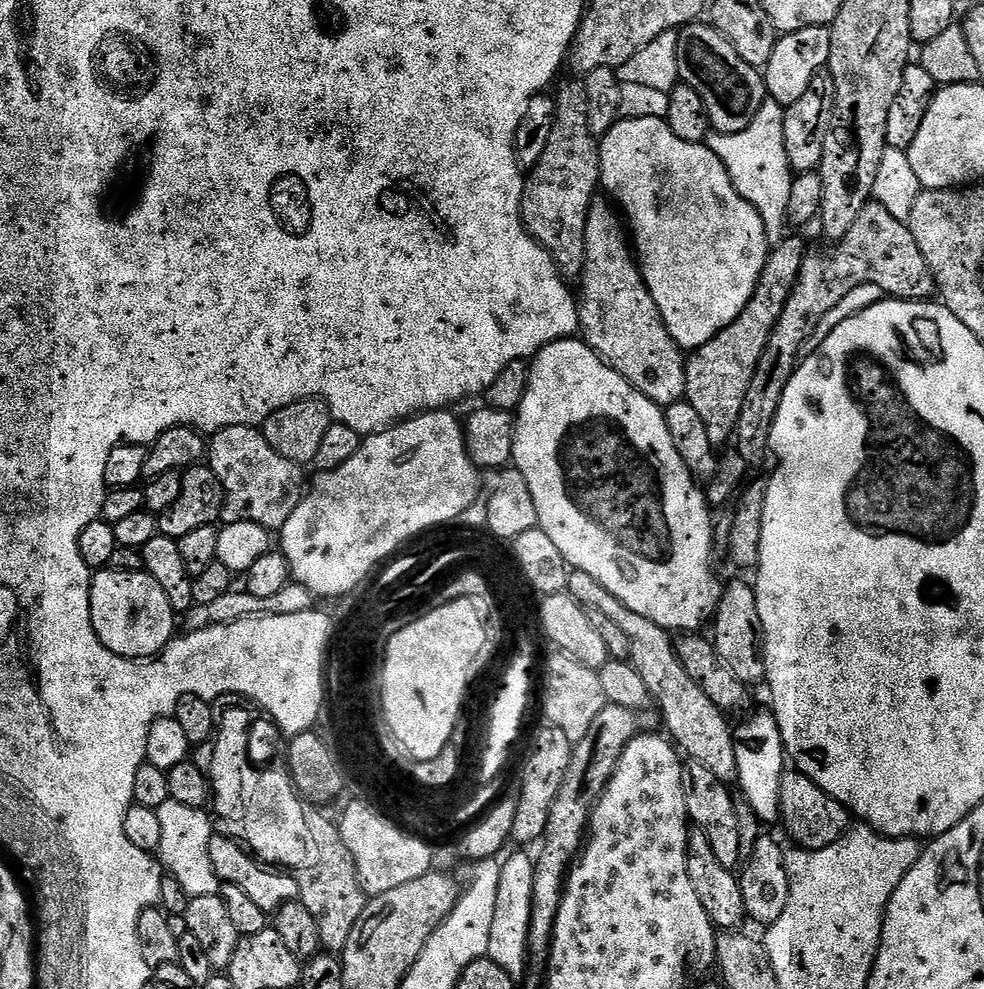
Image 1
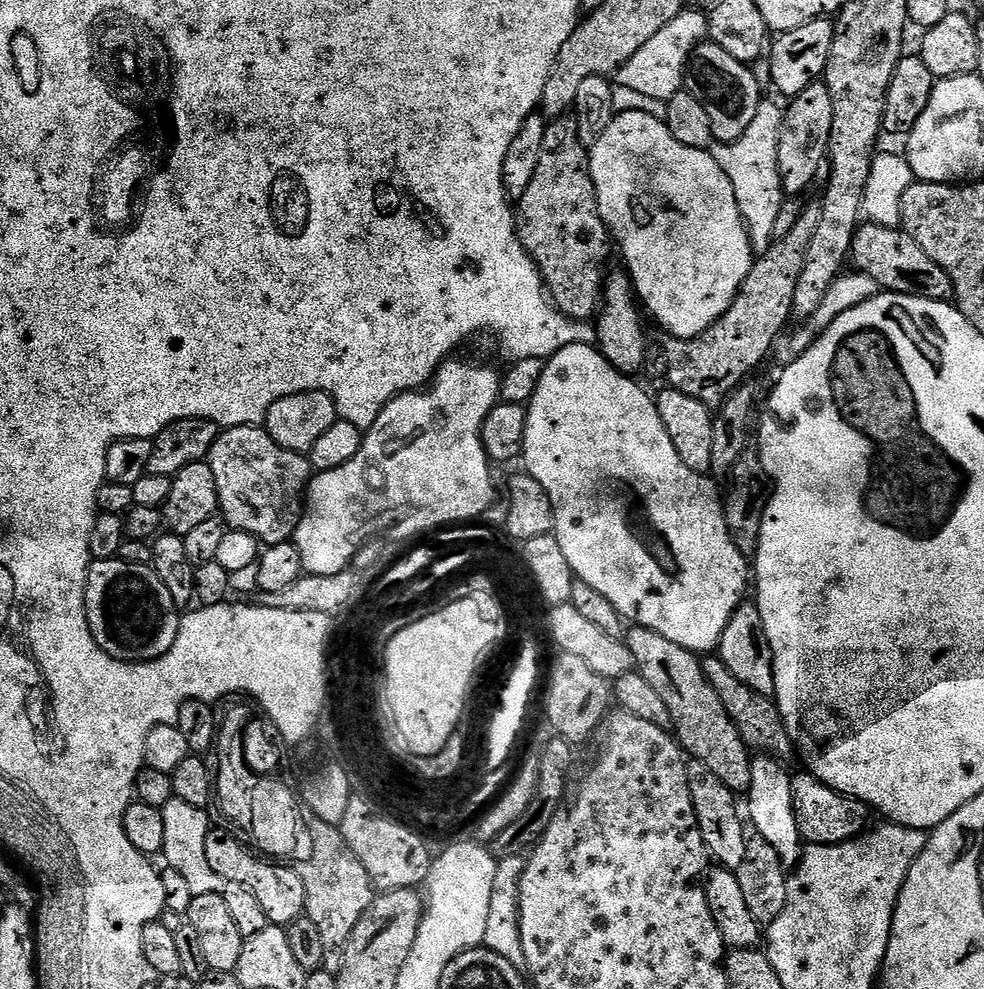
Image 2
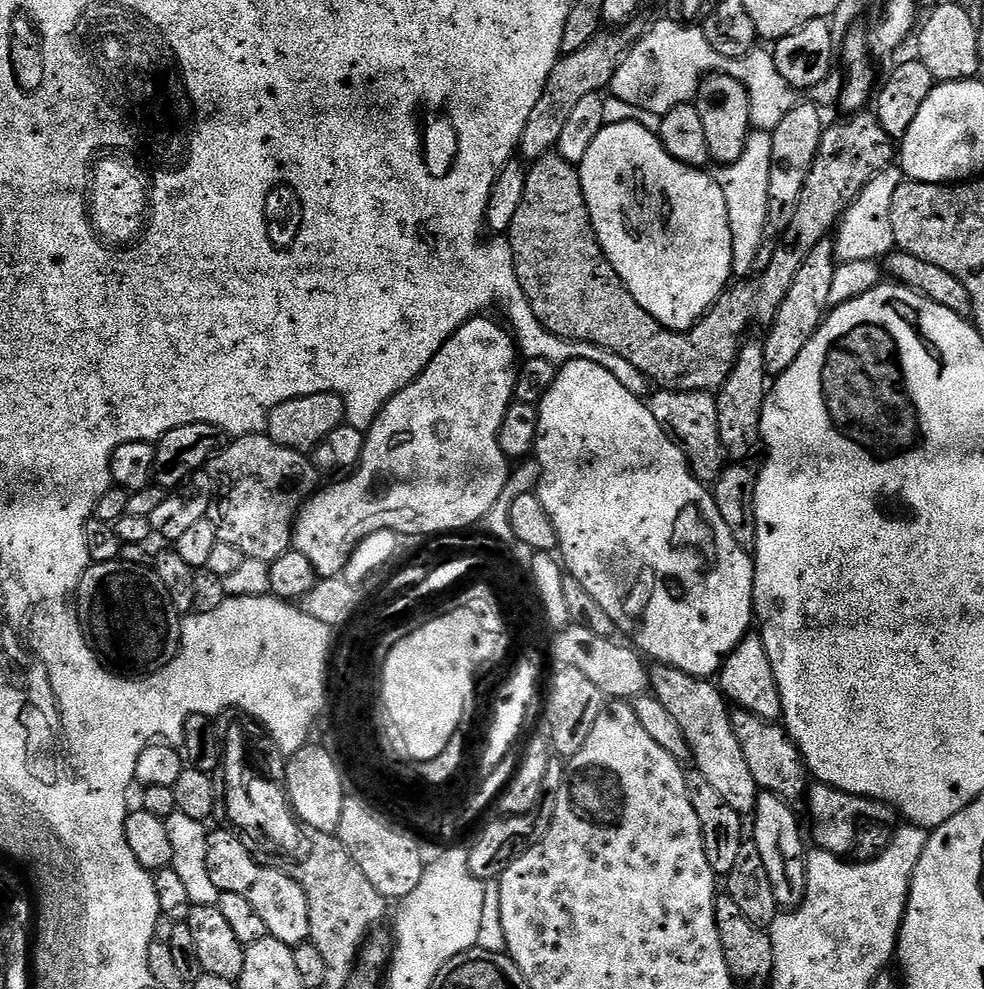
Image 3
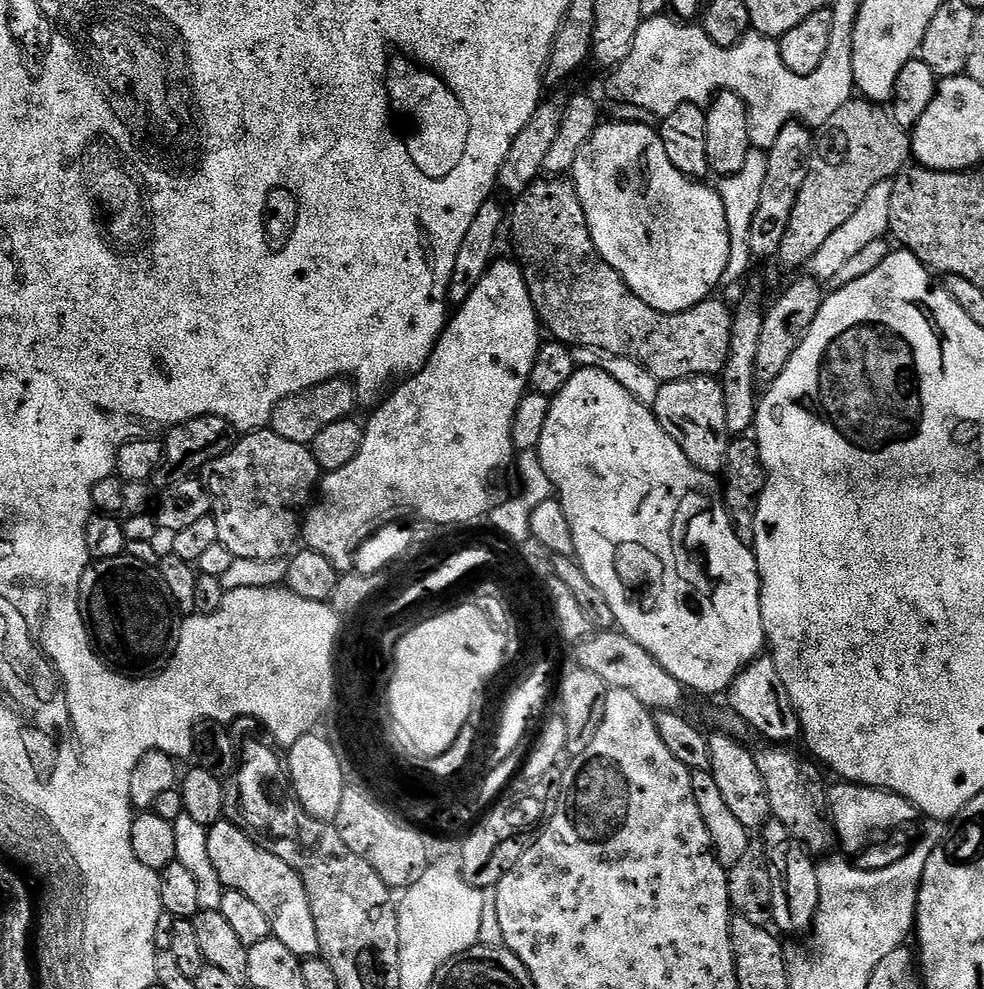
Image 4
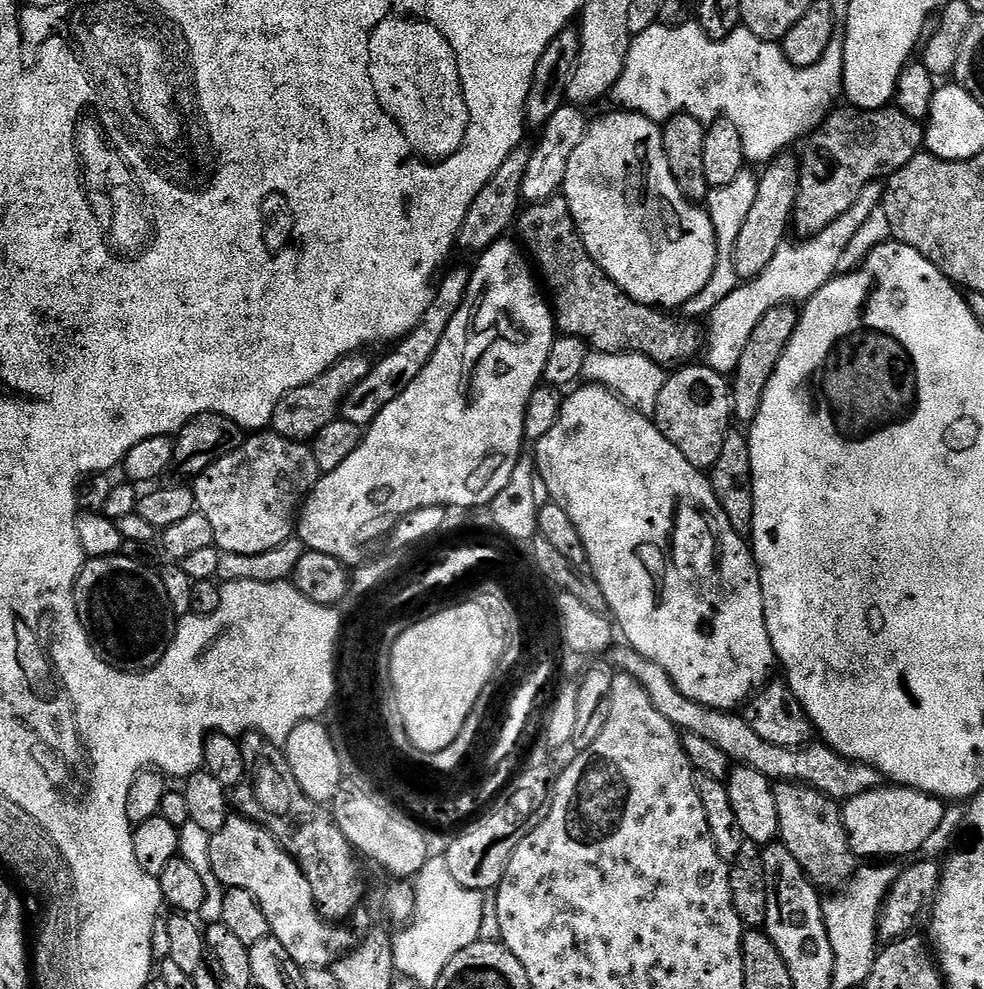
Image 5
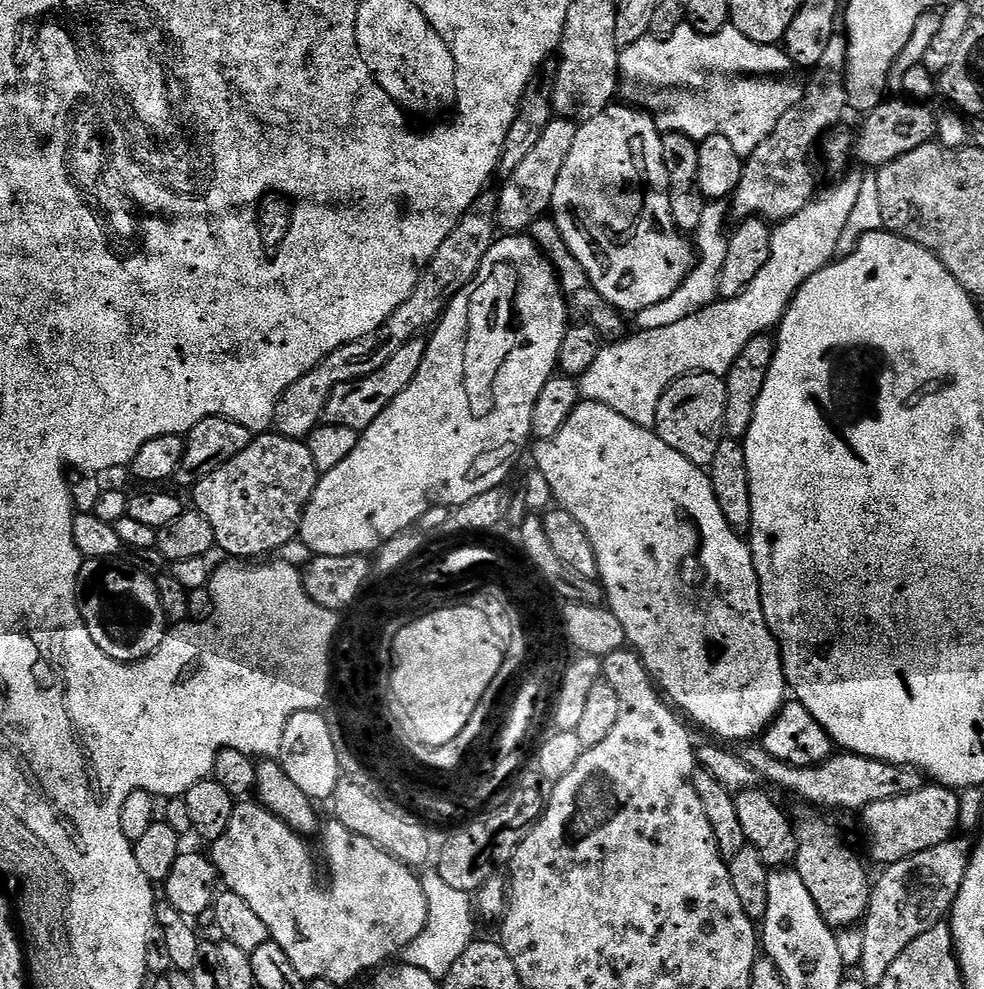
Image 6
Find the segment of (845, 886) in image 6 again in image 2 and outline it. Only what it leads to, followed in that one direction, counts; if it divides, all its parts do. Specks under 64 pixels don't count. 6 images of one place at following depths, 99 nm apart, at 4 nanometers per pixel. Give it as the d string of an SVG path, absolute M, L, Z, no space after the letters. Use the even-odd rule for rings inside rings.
M709 655L703 661L703 665L706 678L714 686L714 694L718 694L722 706L726 706L726 714L730 714L734 726L740 731L740 737L744 739L749 749L773 758L785 758L784 756L793 755L794 745L788 736L784 719L775 699L758 694L754 690L750 690L750 686L738 682L738 678L734 678L734 674L730 674L730 670L726 670L719 655Z

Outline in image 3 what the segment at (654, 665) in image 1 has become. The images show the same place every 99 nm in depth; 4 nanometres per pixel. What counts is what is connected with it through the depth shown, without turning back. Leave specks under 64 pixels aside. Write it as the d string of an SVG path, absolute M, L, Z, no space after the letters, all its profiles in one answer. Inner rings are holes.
M661 662L657 663L655 667L650 672L651 691L660 699L662 706L666 706L670 710L670 714L674 714L674 718L682 726L684 737L688 739L688 747L694 760L696 756L695 767L714 786L714 790L718 790L718 794L722 794L726 798L726 802L730 802L730 806L734 806L736 812L755 813L758 785L750 768L750 762L746 760L746 754L742 754L742 746L738 742L736 728L732 724L733 713L728 712L730 704L724 693L711 679L703 676L691 676L678 668L673 668L670 664Z

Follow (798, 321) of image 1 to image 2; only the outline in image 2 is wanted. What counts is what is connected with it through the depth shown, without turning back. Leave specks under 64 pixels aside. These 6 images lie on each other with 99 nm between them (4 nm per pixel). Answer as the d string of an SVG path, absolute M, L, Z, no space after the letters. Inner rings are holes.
M861 223L852 243L850 264L857 272L864 272L885 292L897 292L918 298L951 301L954 296L952 279L934 262L929 254L910 238L903 227L887 228L877 224Z

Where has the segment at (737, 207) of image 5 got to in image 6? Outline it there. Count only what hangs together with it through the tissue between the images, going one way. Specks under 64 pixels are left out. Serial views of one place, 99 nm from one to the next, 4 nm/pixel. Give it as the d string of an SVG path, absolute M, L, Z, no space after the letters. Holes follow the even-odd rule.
M723 200L705 203L702 210L702 222L698 222L698 230L694 234L694 248L698 259L692 265L692 274L687 276L684 284L670 298L662 298L662 302L654 302L654 306L646 306L646 310L635 313L635 327L639 331L662 330L662 326L671 326L674 322L682 322L682 318L690 318L690 314L702 311L706 306L716 303L720 296L720 279L722 266L726 266L728 253L728 237L730 235L730 208Z

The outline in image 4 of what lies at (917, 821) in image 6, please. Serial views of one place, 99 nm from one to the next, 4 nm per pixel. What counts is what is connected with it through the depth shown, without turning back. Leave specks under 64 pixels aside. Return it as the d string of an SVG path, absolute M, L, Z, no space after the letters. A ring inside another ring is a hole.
M836 782L827 789L828 814L832 831L838 844L848 852L860 852L868 844L871 836L879 832L892 832L895 828L904 828L912 819L917 819L916 807L906 798L884 788L871 788L865 784Z

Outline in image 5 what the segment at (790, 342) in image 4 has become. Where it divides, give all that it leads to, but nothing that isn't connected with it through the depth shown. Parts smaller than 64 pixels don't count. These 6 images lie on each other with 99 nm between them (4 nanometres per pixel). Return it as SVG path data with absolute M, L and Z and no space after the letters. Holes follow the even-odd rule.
M783 304L766 314L758 326L754 326L754 334L750 334L750 342L746 342L746 350L742 350L742 358L738 358L736 371L731 373L732 414L744 426L751 425L762 406L762 398L790 338L800 321L800 312L791 304Z

